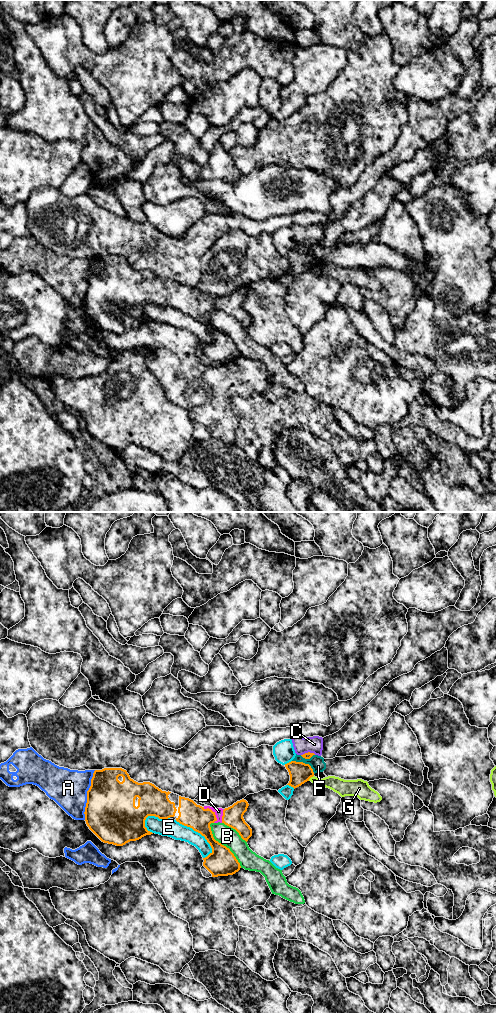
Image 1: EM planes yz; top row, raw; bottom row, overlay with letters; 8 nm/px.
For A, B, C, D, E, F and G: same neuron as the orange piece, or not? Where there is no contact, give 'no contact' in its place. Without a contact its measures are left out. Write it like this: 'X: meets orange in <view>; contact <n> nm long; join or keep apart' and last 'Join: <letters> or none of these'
A: meets orange in yz; contact 400 nm long; keep apart
B: meets orange in yz; contact 440 nm long; keep apart
C: meets orange in yz; contact 120 nm long; keep apart
D: meets orange in yz; contact 160 nm long; join
E: meets orange in yz; contact 400 nm long; keep apart
F: meets orange in yz; contact 220 nm long; keep apart
G: meets orange in yz; contact 60 nm long; keep apart
Join: D

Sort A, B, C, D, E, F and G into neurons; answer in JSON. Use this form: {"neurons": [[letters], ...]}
{"neurons": [["A"], ["B"], ["C"], ["D"], ["E"], ["F"], ["G"]]}

